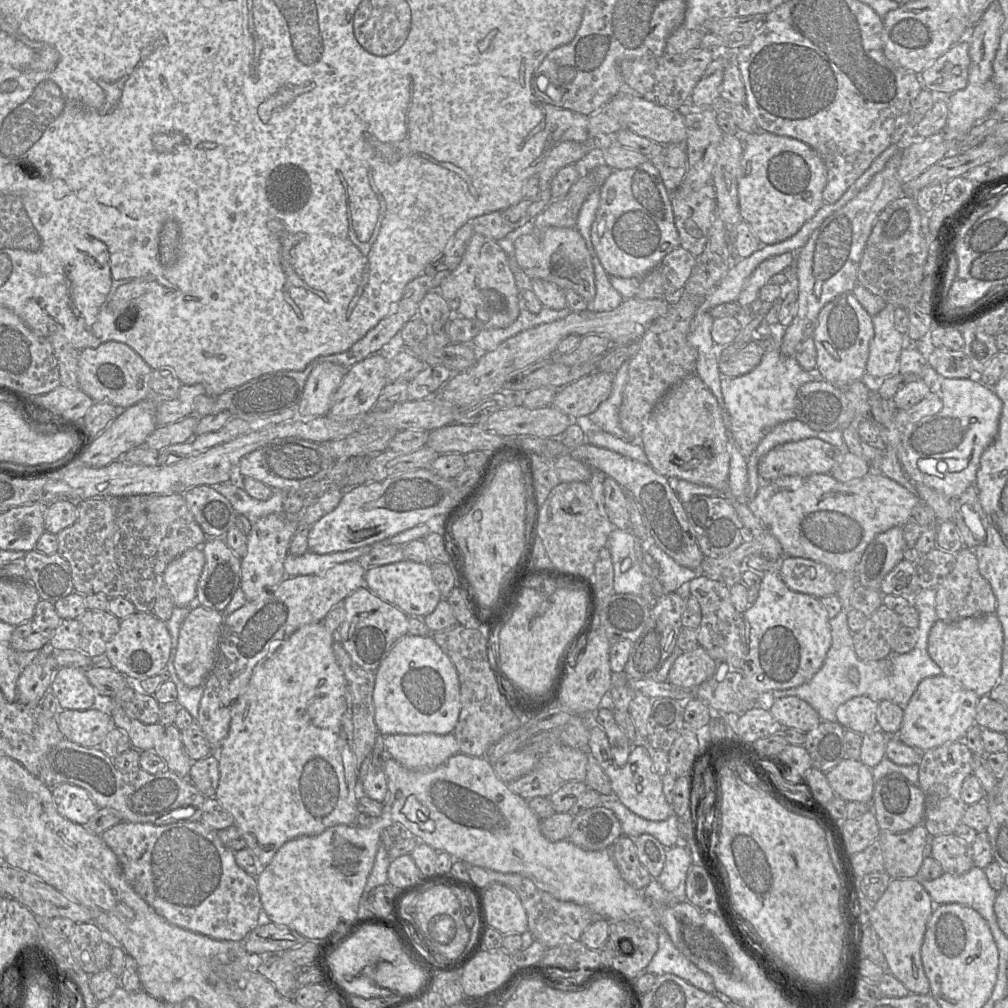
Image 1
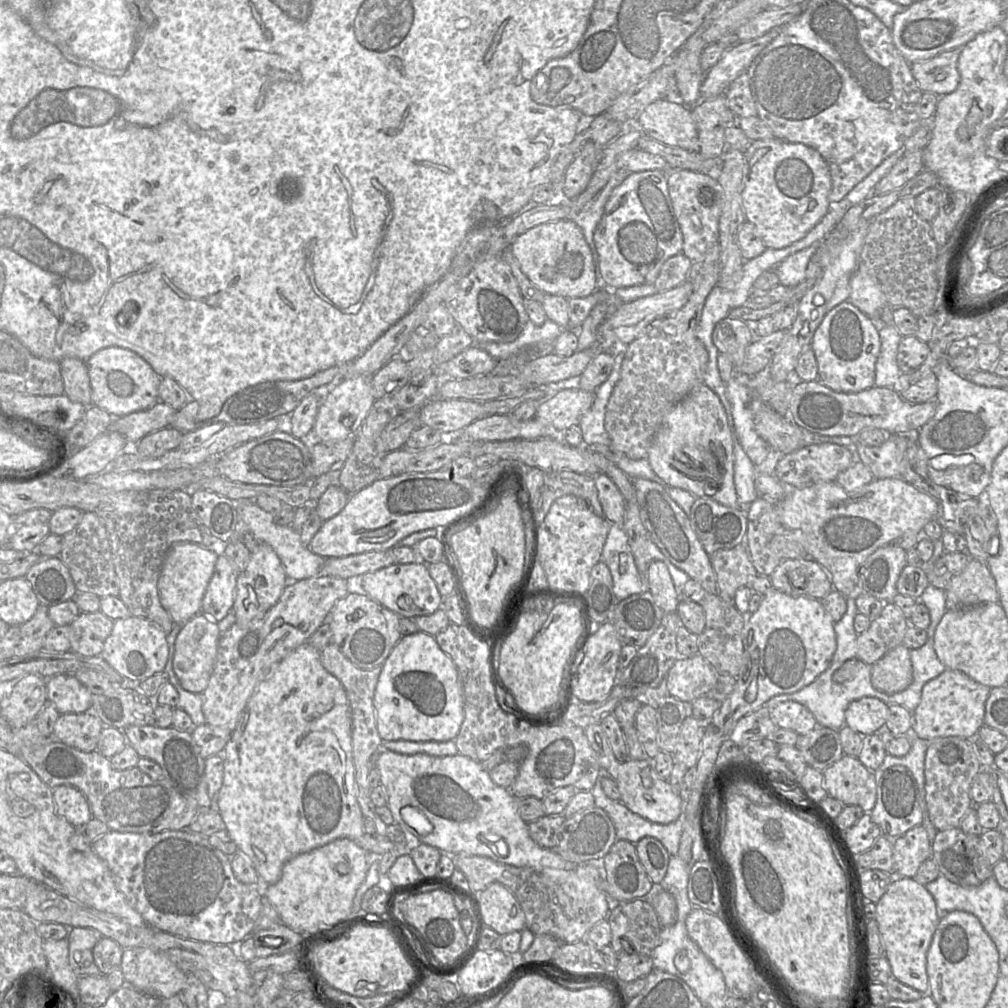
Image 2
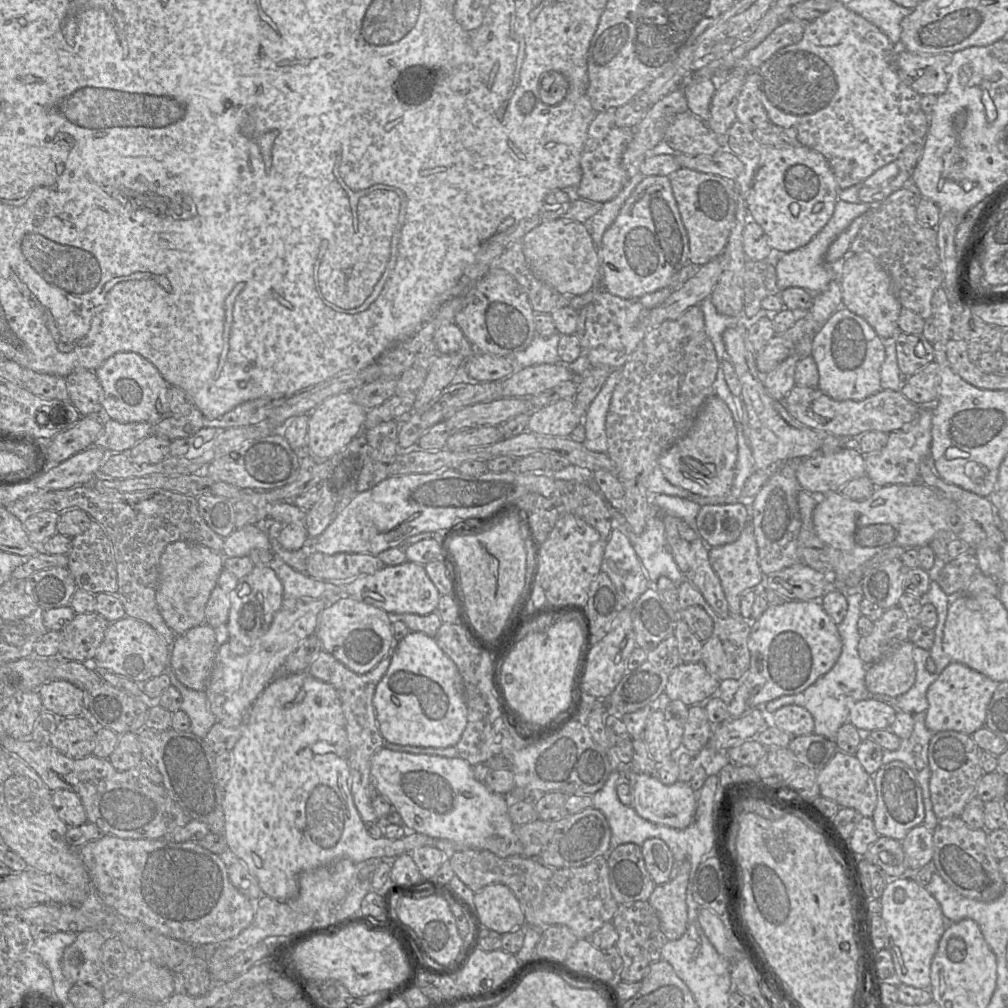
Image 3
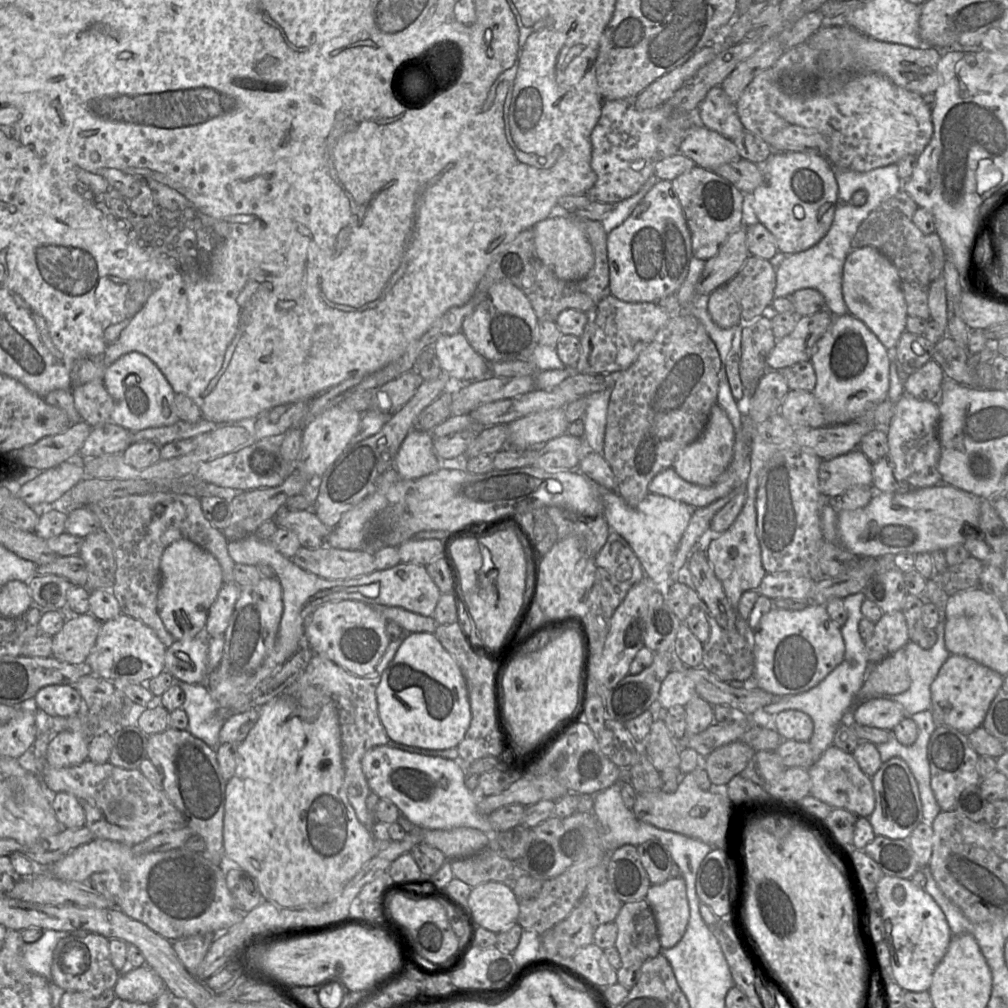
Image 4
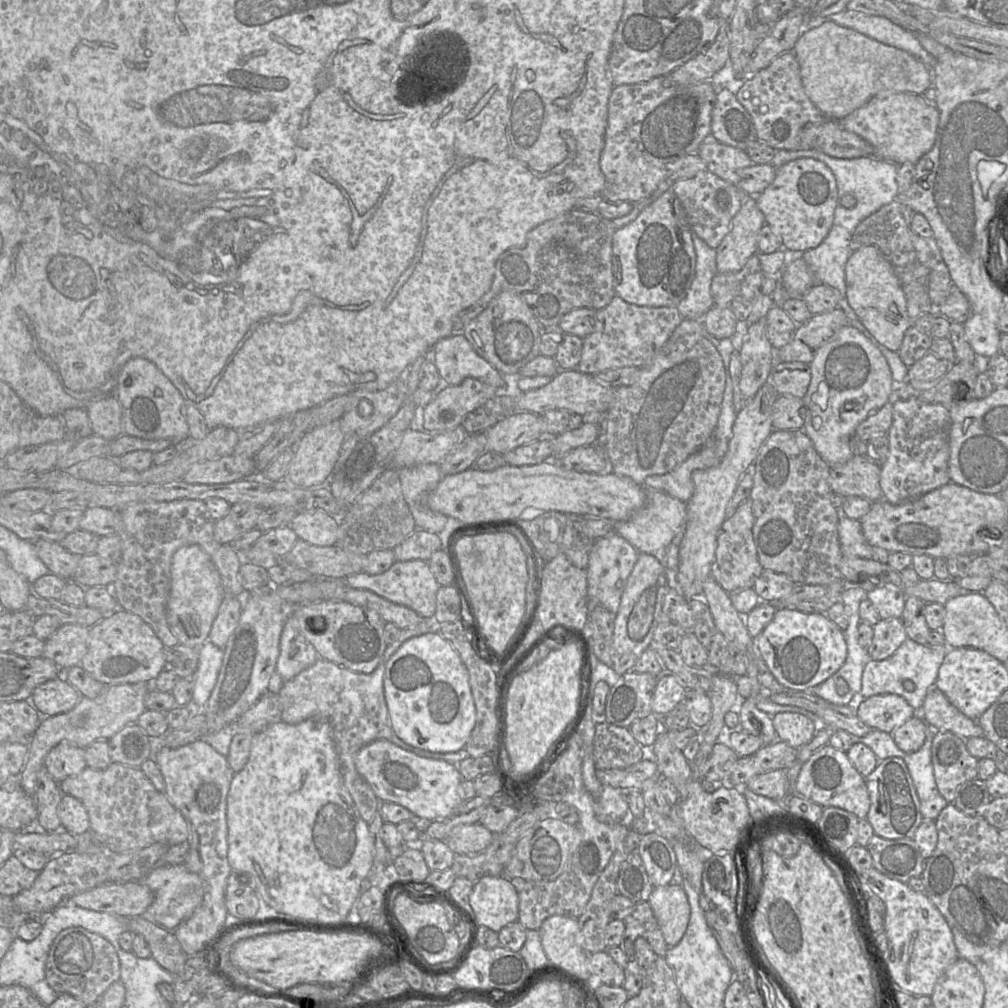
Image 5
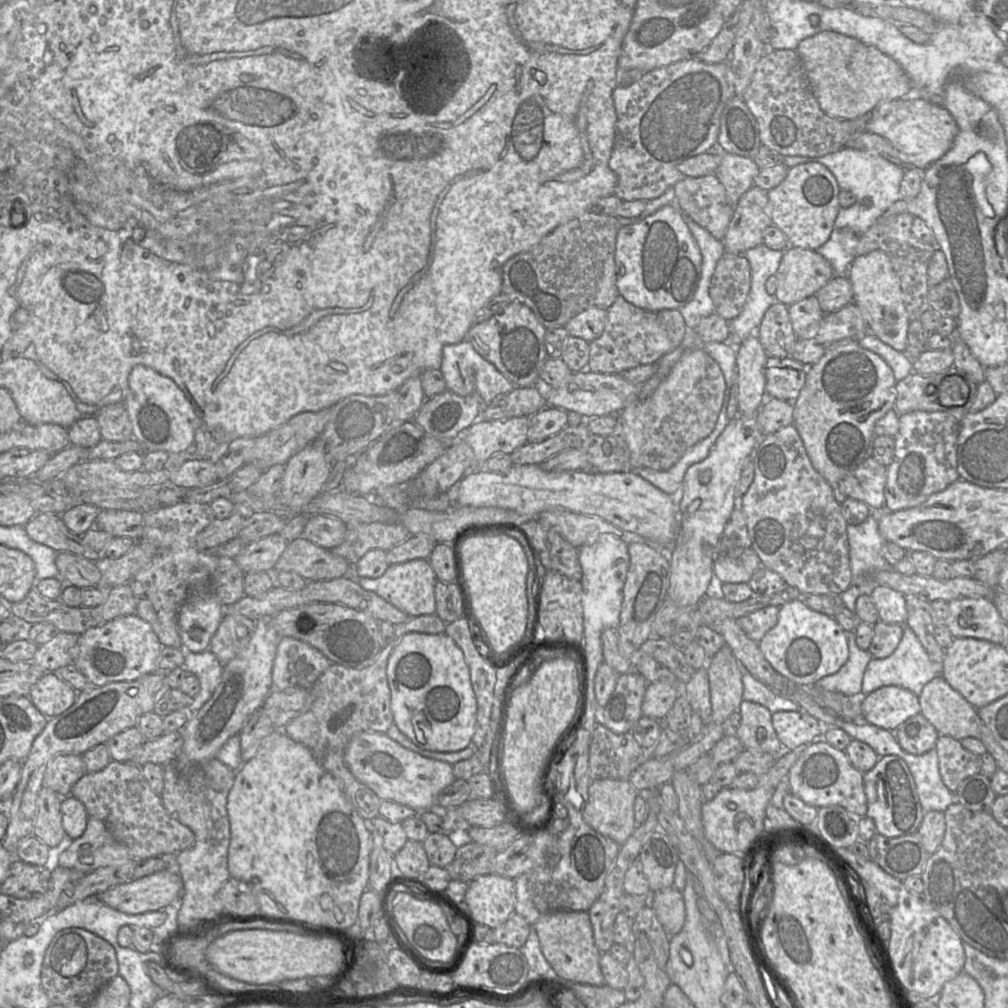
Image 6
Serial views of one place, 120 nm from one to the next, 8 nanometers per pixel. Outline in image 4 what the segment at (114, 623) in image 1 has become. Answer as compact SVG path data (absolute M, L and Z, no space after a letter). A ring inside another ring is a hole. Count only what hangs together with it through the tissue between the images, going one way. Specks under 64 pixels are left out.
M67 609L67 620L52 639L52 656L77 666L84 666L93 649L102 622L92 614L77 614Z

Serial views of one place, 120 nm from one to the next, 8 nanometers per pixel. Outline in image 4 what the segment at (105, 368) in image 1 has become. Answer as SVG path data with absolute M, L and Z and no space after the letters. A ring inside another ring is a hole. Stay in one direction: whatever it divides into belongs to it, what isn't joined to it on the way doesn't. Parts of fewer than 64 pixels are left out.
M137 351L126 353L114 361L105 371L102 382L114 401L110 421L130 432L169 426L179 420L173 388L159 368Z

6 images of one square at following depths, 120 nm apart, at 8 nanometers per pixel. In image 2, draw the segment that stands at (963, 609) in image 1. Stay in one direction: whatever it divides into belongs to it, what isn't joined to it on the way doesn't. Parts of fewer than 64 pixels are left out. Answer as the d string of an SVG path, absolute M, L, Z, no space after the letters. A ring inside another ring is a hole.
M974 558L969 560L959 575L952 578L945 597L946 609L999 602L999 592L987 565Z

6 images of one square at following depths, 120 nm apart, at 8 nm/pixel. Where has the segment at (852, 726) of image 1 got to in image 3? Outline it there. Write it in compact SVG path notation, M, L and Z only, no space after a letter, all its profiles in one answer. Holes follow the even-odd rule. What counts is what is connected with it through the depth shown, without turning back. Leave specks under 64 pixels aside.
M864 699L856 702L850 709L848 722L862 733L889 729L897 710L879 700Z

